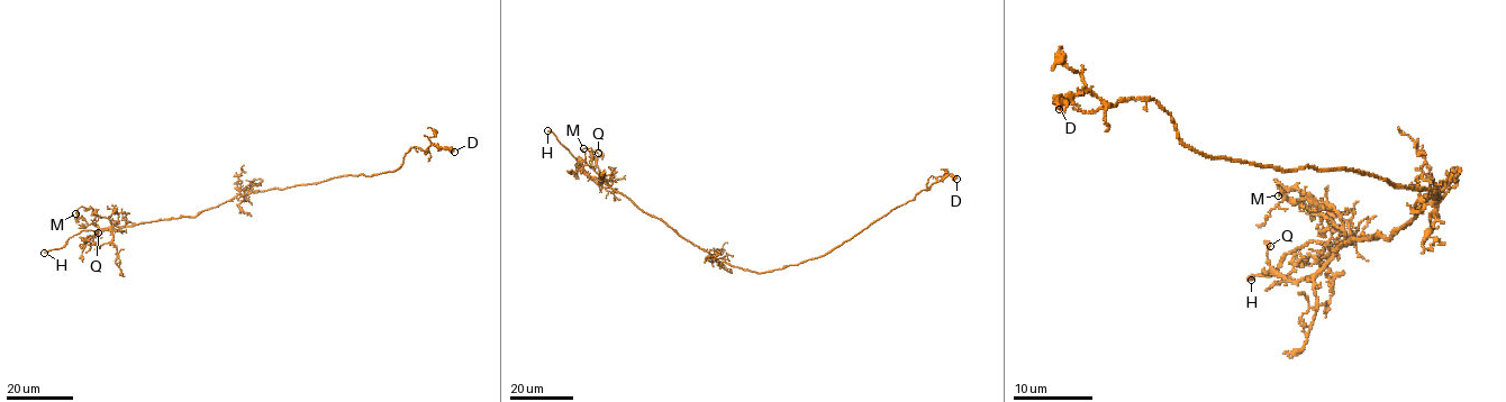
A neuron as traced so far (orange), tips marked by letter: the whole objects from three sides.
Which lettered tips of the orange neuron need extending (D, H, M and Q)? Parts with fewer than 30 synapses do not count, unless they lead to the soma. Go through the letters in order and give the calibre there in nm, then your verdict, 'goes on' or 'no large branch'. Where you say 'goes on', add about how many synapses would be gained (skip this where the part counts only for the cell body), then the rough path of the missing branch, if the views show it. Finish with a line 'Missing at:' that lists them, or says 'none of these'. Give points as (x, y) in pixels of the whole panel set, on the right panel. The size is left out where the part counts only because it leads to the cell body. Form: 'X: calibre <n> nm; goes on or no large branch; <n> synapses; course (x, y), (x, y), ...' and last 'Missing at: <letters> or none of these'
D: calibre 120 nm; no large branch
H: calibre 400 nm; goes on; course (1251, 280), (1281, 313), (1350, 340), (1409, 338), (1444, 332), (1457, 322), (1462, 326)
M: calibre 140 nm; no large branch
Q: calibre 140 nm; no large branch
Missing at: H

